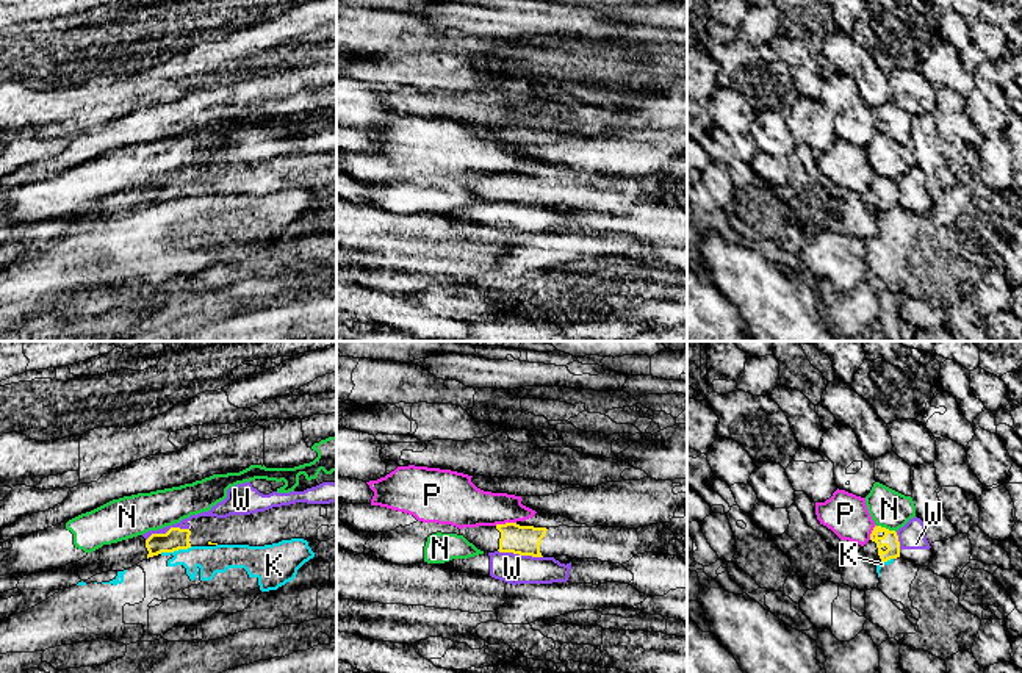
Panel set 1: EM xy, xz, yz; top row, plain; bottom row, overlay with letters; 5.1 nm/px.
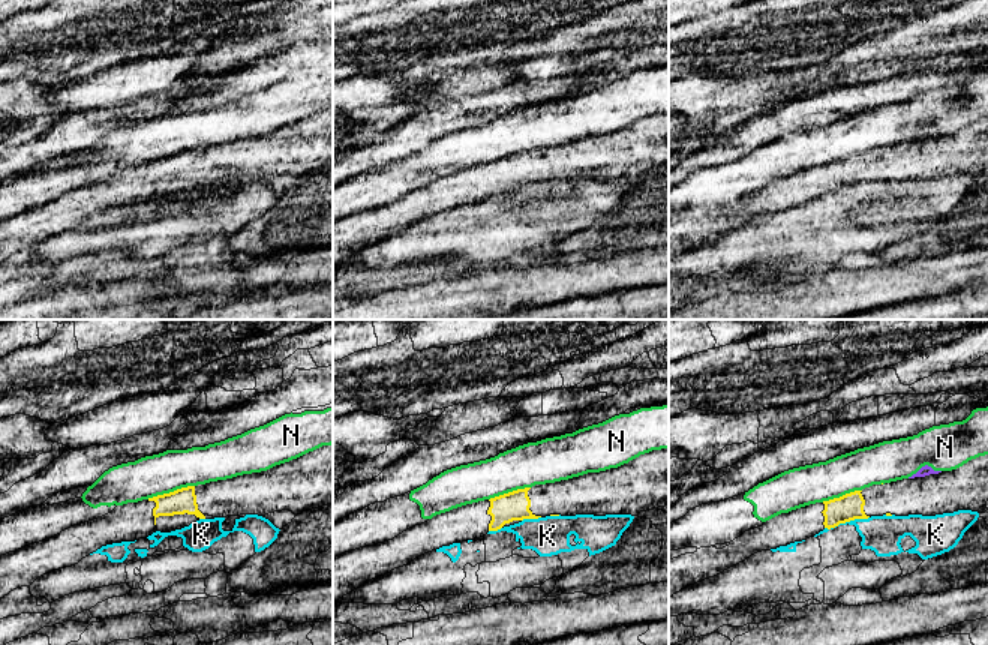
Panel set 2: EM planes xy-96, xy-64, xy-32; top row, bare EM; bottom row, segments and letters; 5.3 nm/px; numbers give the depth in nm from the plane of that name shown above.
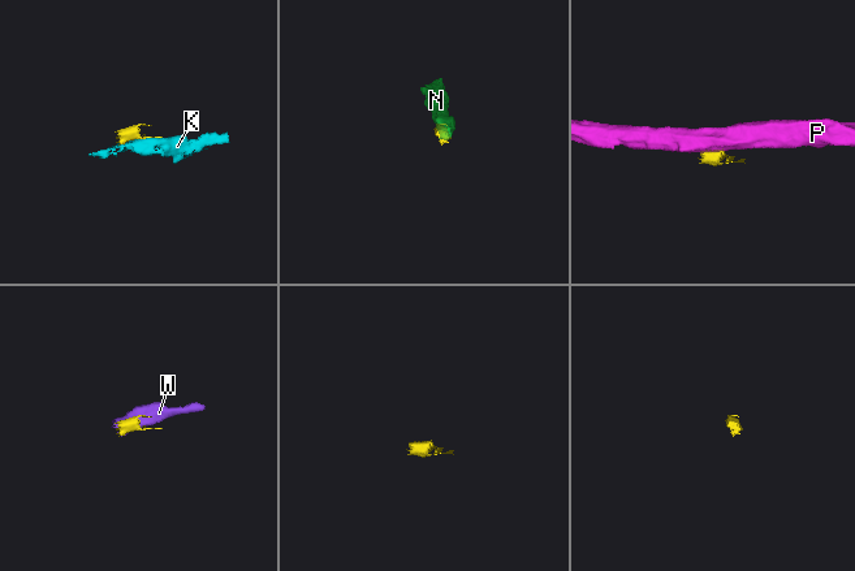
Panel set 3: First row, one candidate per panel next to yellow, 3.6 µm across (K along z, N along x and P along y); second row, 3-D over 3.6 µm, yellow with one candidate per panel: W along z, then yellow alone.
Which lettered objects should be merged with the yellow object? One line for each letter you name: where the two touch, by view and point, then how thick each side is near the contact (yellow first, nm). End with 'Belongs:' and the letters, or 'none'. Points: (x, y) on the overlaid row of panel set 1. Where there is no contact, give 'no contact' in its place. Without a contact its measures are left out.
Belongs: none

